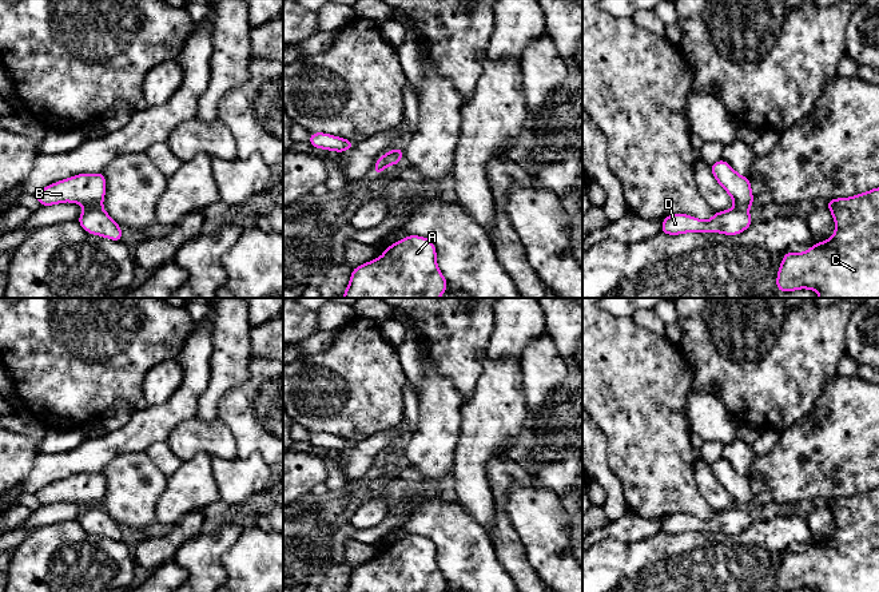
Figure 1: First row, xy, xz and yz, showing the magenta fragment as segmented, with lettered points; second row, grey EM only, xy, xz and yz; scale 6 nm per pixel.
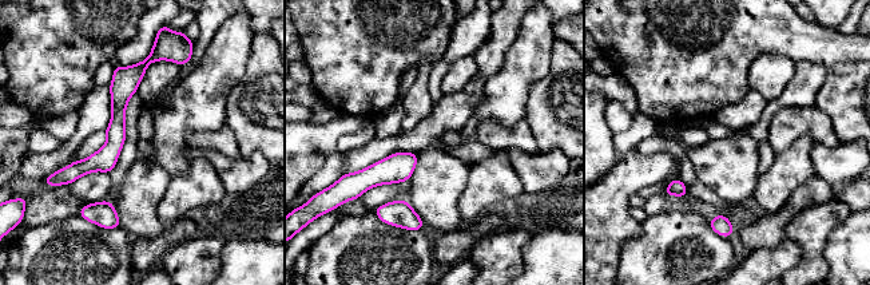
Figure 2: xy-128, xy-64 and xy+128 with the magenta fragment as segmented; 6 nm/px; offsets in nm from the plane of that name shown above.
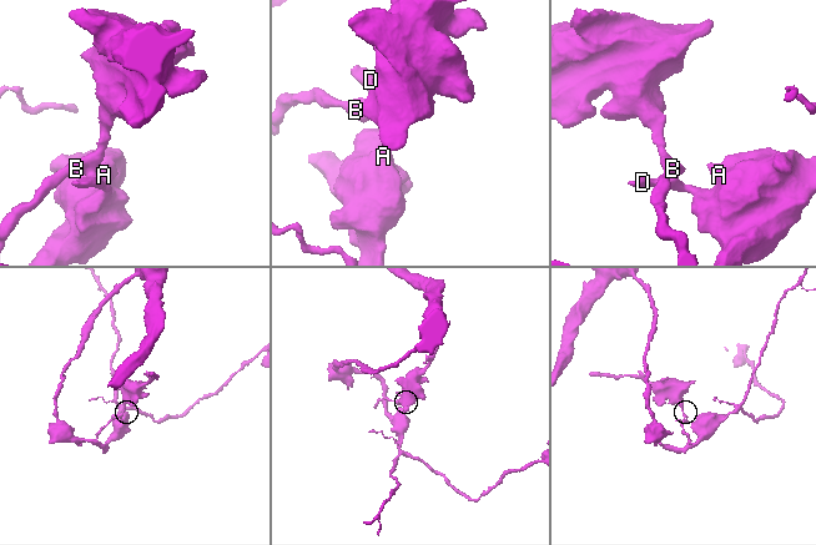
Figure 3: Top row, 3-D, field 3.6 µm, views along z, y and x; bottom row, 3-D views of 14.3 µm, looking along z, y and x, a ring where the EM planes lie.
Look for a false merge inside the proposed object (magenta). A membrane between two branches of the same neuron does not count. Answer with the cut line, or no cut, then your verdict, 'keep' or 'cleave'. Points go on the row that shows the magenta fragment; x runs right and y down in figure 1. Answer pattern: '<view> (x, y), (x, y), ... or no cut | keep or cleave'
xy (100, 205), (86, 209) | cleave

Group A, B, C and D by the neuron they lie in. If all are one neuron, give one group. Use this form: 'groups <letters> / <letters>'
groups A C D / B

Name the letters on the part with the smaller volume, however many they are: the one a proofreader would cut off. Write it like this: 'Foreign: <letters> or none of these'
Foreign: B

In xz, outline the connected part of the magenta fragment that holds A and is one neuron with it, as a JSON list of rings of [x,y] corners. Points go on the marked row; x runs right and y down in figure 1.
[[[409,235],[378,259],[353,269],[342,298],[440,298],[448,282],[435,255],[430,239]]]

